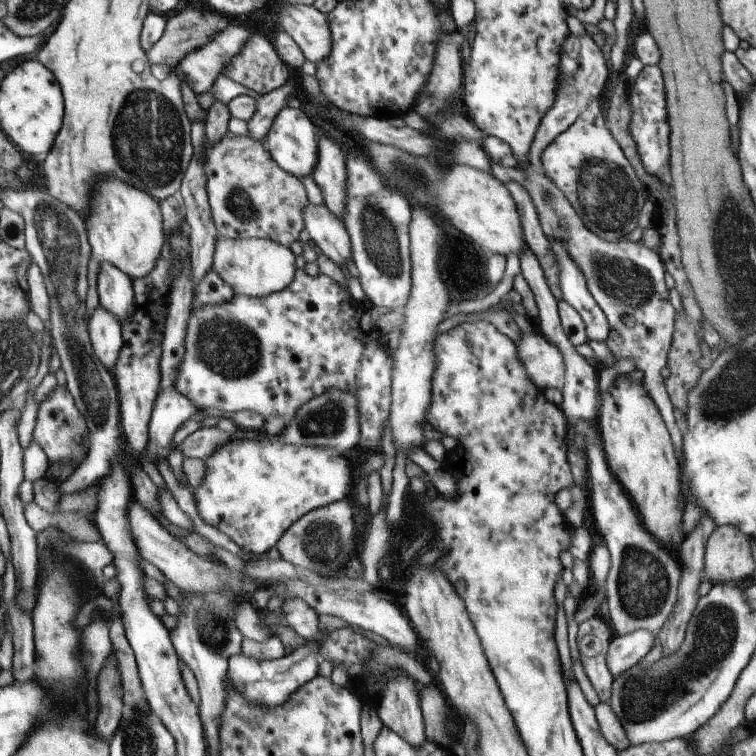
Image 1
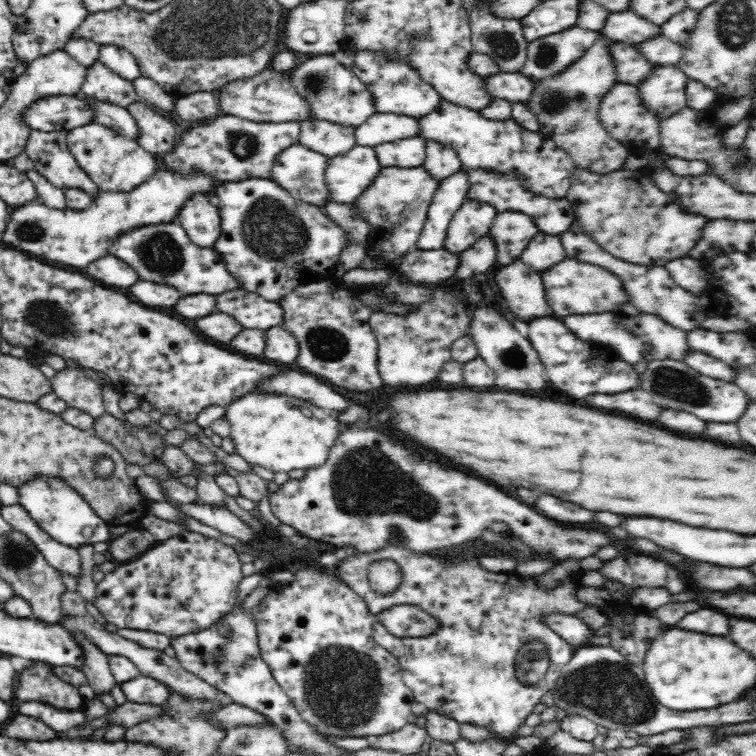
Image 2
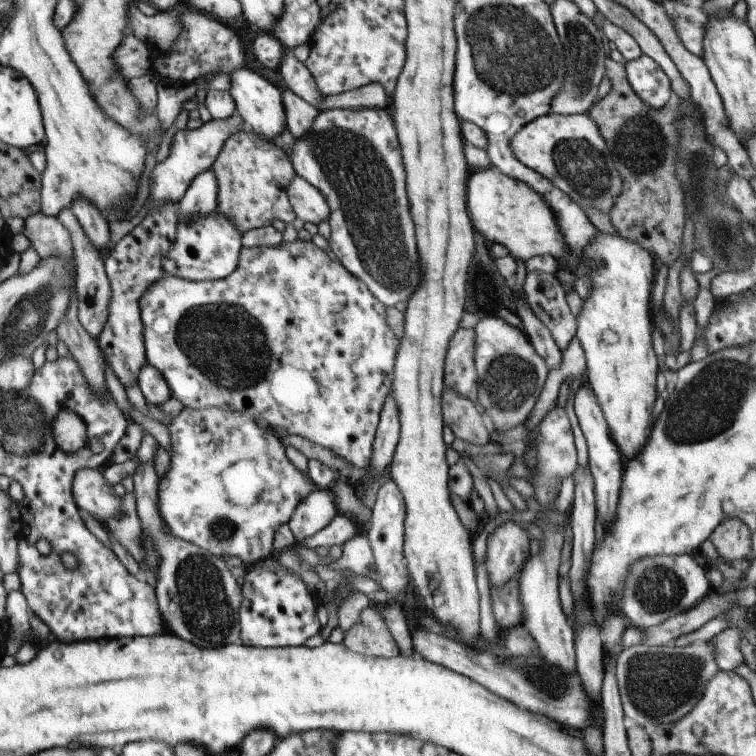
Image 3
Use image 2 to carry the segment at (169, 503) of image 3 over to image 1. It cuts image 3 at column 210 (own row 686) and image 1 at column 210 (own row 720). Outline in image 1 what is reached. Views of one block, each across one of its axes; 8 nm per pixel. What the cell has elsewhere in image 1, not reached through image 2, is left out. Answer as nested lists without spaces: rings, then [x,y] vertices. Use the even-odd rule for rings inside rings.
[[[272,436],[232,441],[205,460],[204,485],[191,488],[199,515],[252,555],[274,548],[286,529],[307,512],[348,499],[356,484],[345,455],[326,447],[274,441]]]

